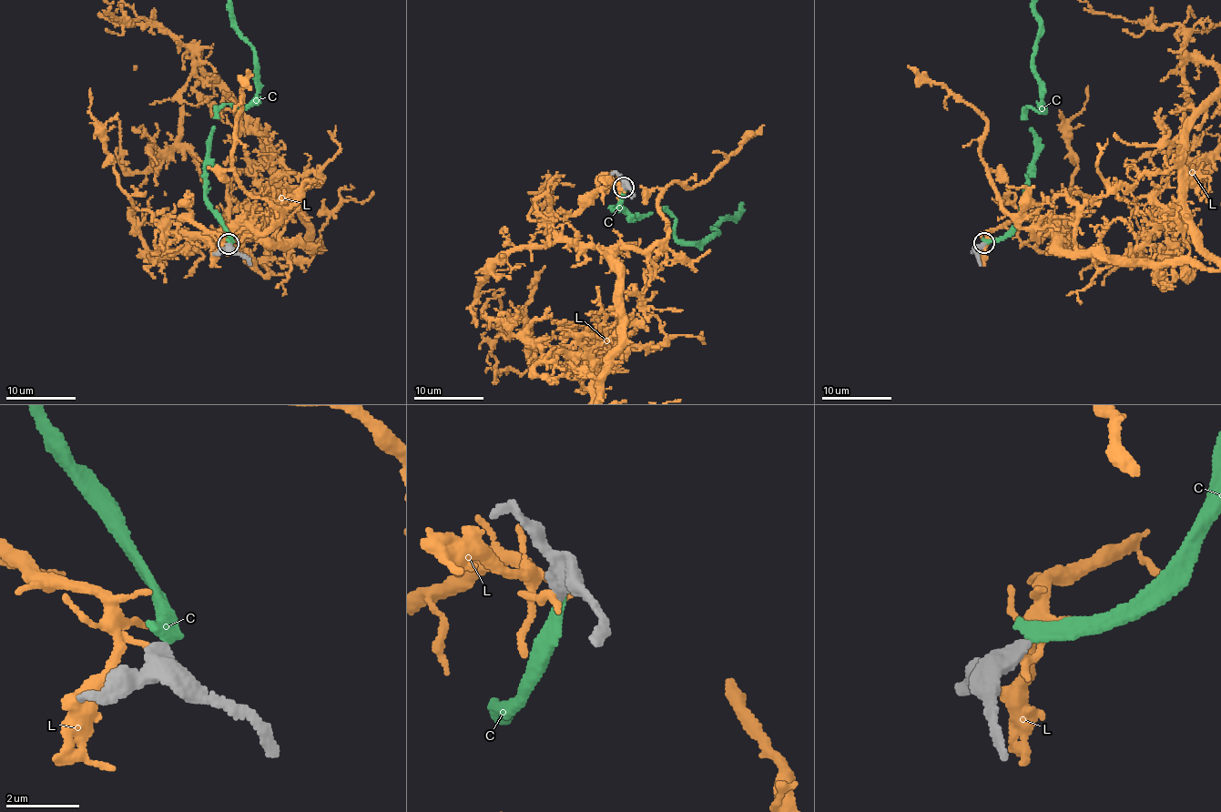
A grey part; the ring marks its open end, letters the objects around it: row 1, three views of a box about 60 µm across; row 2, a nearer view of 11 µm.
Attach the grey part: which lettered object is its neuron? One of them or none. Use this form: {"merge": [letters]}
{"merge": []}

